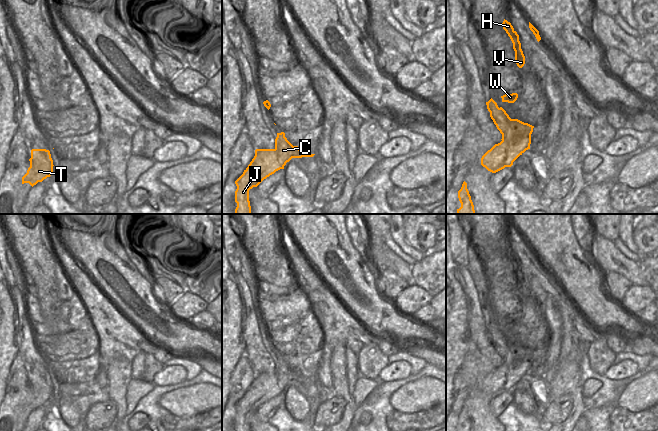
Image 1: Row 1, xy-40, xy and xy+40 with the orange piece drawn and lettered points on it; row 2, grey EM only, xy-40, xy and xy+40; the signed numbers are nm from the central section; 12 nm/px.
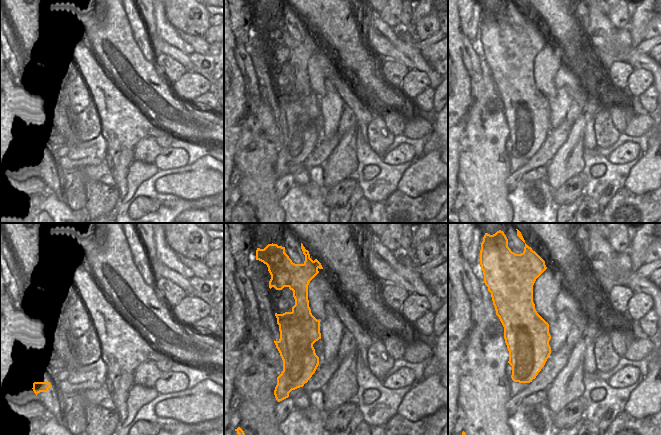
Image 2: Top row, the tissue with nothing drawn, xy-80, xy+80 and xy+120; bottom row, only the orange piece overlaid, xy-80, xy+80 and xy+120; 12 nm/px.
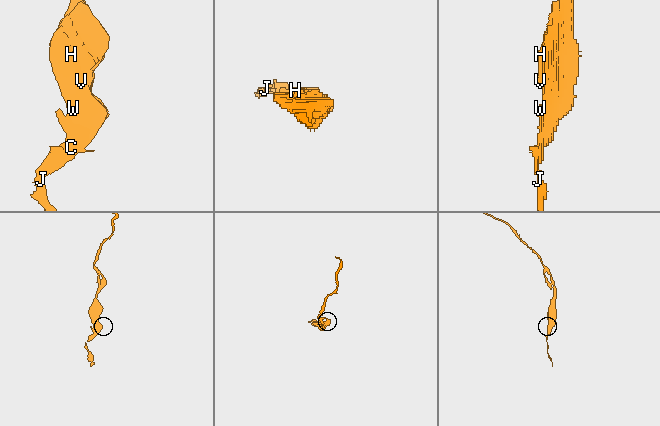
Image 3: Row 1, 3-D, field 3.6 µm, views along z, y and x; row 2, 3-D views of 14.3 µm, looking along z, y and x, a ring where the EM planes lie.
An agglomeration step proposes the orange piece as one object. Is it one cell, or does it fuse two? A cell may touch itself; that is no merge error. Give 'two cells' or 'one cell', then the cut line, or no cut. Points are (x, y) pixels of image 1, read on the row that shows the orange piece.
one cell; no cut

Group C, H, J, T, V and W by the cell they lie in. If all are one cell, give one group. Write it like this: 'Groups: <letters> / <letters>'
Groups: C H J T V W.

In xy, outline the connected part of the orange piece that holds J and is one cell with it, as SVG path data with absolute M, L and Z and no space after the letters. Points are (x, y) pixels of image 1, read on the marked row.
M277 133L274 149L256 149L255 156L235 181L235 214L251 214L249 190L257 187L264 179L274 174L292 158L313 157L315 154L304 154L298 146L293 146L285 133Z

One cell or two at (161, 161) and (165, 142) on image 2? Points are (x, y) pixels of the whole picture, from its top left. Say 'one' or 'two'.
two

